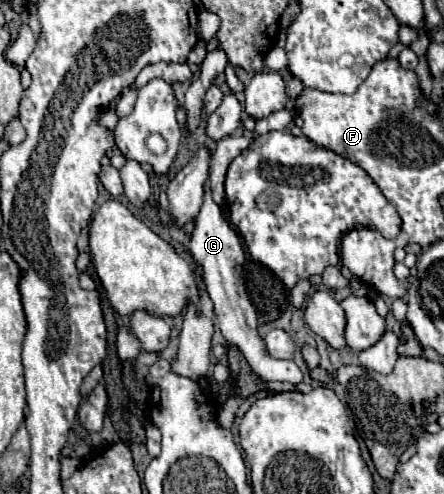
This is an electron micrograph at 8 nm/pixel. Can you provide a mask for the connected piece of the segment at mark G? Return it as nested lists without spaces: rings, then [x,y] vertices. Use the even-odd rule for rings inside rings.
[[[206,187],[204,191],[204,203],[202,211],[198,215],[198,221],[194,223],[194,231],[188,243],[190,257],[194,265],[200,269],[200,279],[206,285],[206,291],[214,303],[214,313],[218,319],[218,327],[224,335],[224,339],[230,345],[236,345],[242,355],[246,357],[252,371],[264,379],[264,381],[288,381],[292,385],[298,385],[302,381],[302,373],[296,367],[294,361],[280,361],[266,355],[264,341],[258,335],[258,317],[248,301],[246,287],[244,287],[244,263],[246,263],[246,251],[242,245],[242,239],[238,231],[222,217],[220,207],[212,199],[212,191]]]

